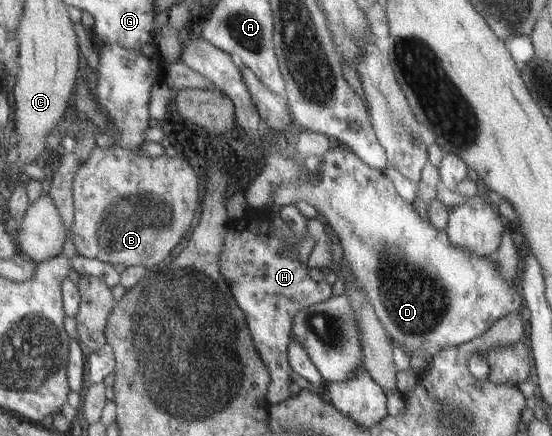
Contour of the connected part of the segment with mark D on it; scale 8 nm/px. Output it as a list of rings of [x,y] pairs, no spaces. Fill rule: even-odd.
[[[341,146],[331,148],[322,160],[319,185],[310,185],[305,179],[285,183],[274,190],[273,205],[283,207],[305,200],[325,215],[328,228],[340,239],[344,264],[356,274],[378,320],[396,345],[435,355],[443,348],[460,346],[477,339],[507,315],[526,315],[525,299],[517,283],[506,280],[495,255],[479,256],[468,248],[451,244],[445,229],[435,229],[430,222],[423,221],[415,206],[402,197],[394,188],[394,181],[382,169],[373,168],[362,157]]]

